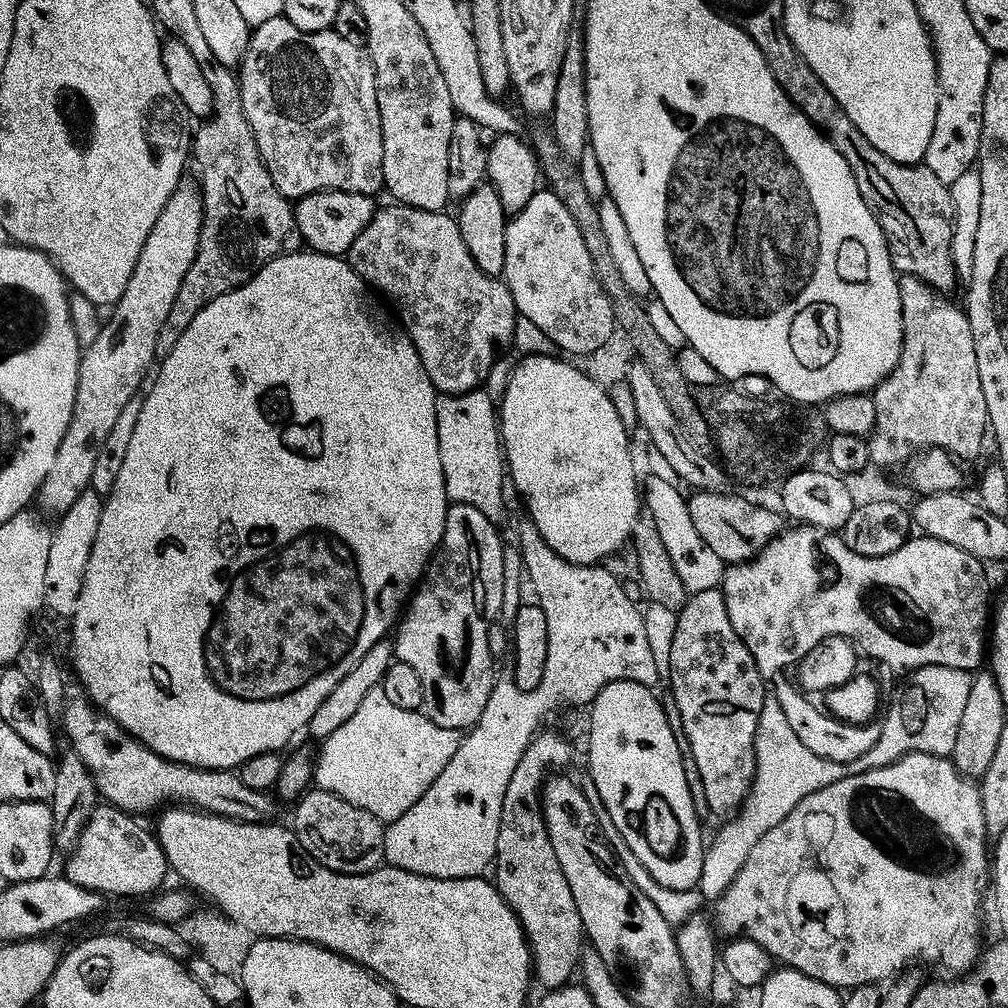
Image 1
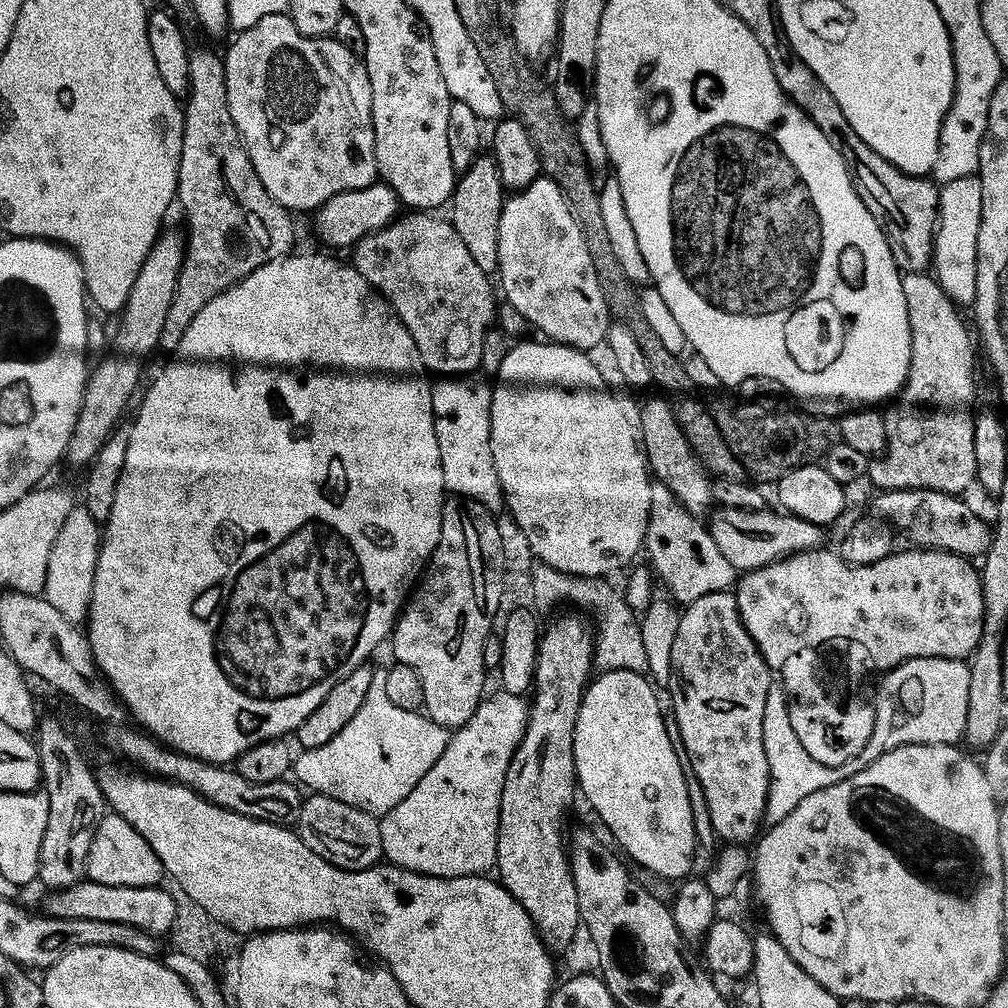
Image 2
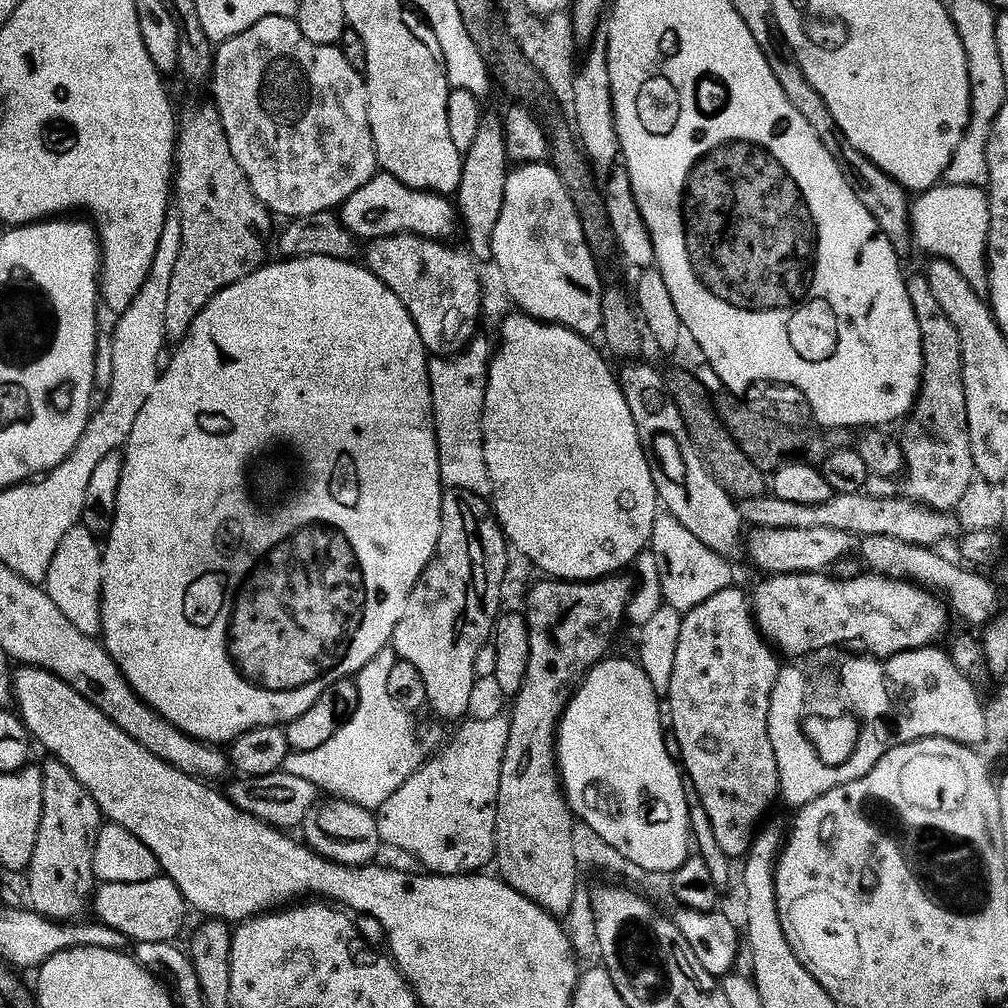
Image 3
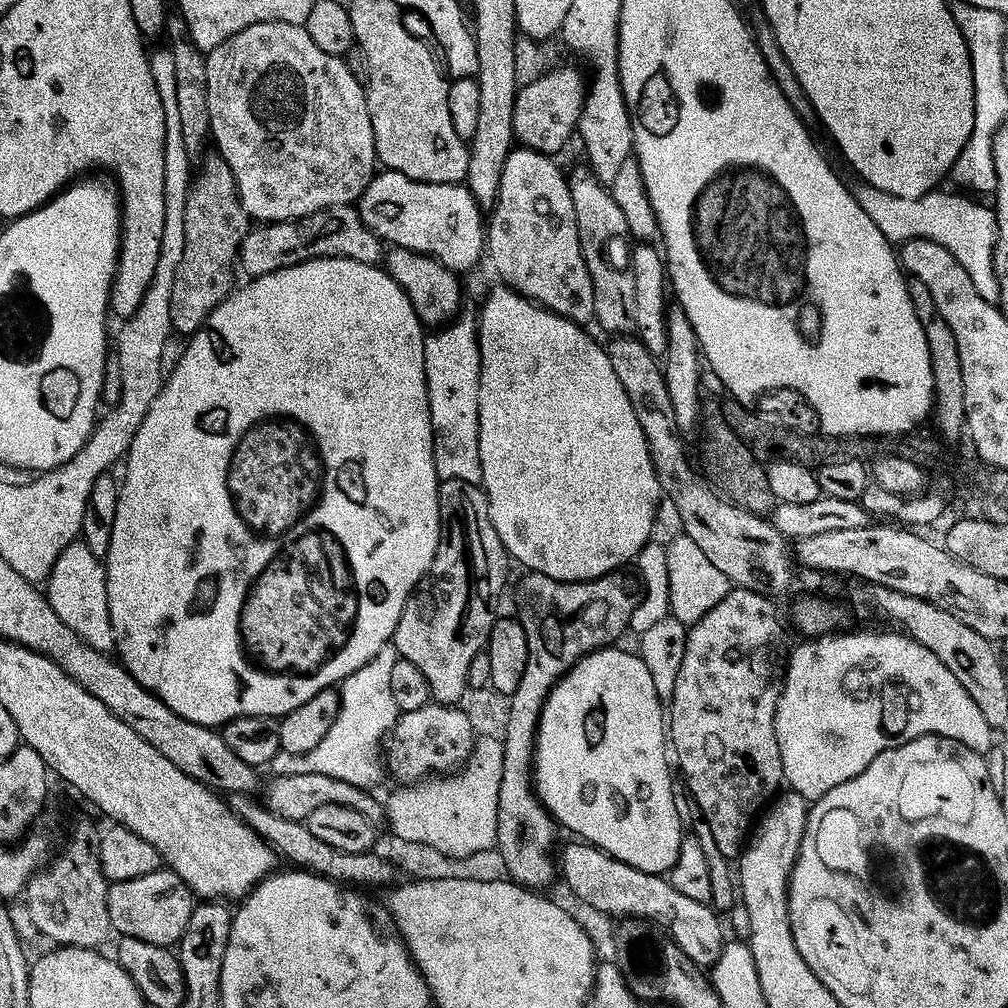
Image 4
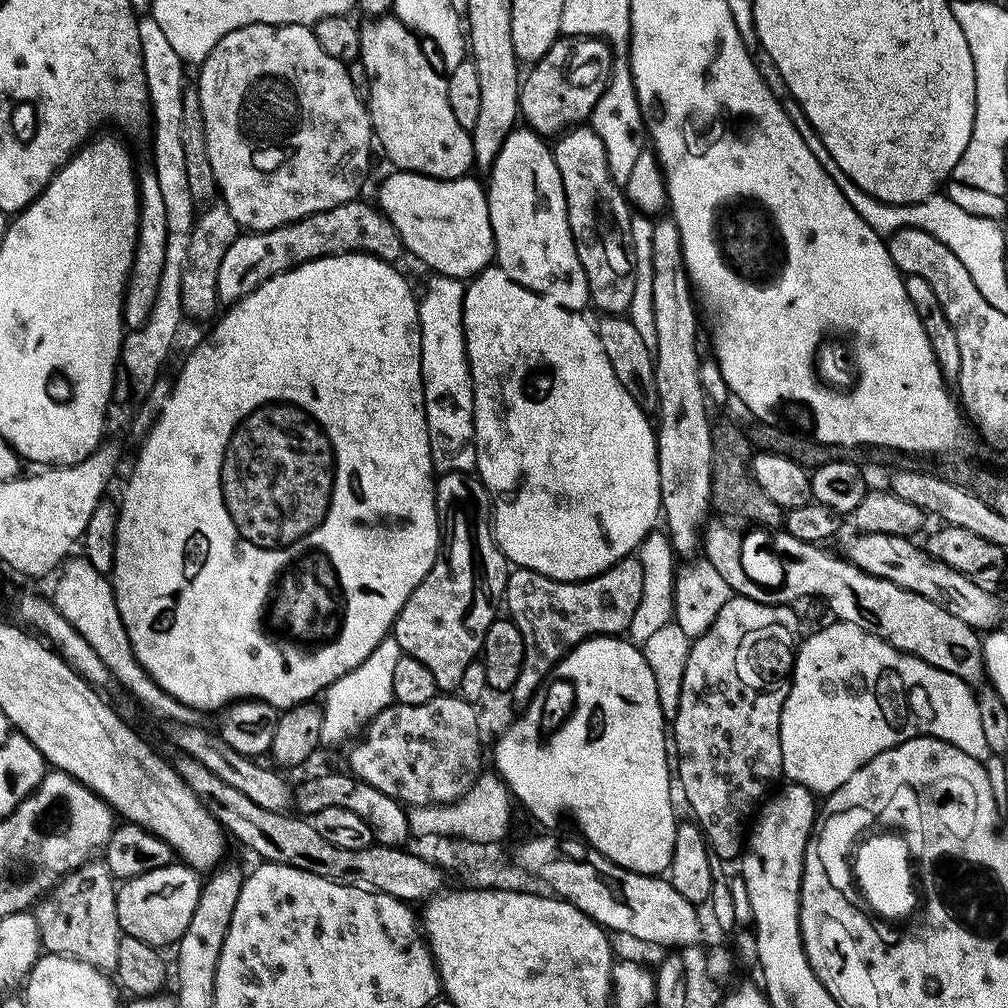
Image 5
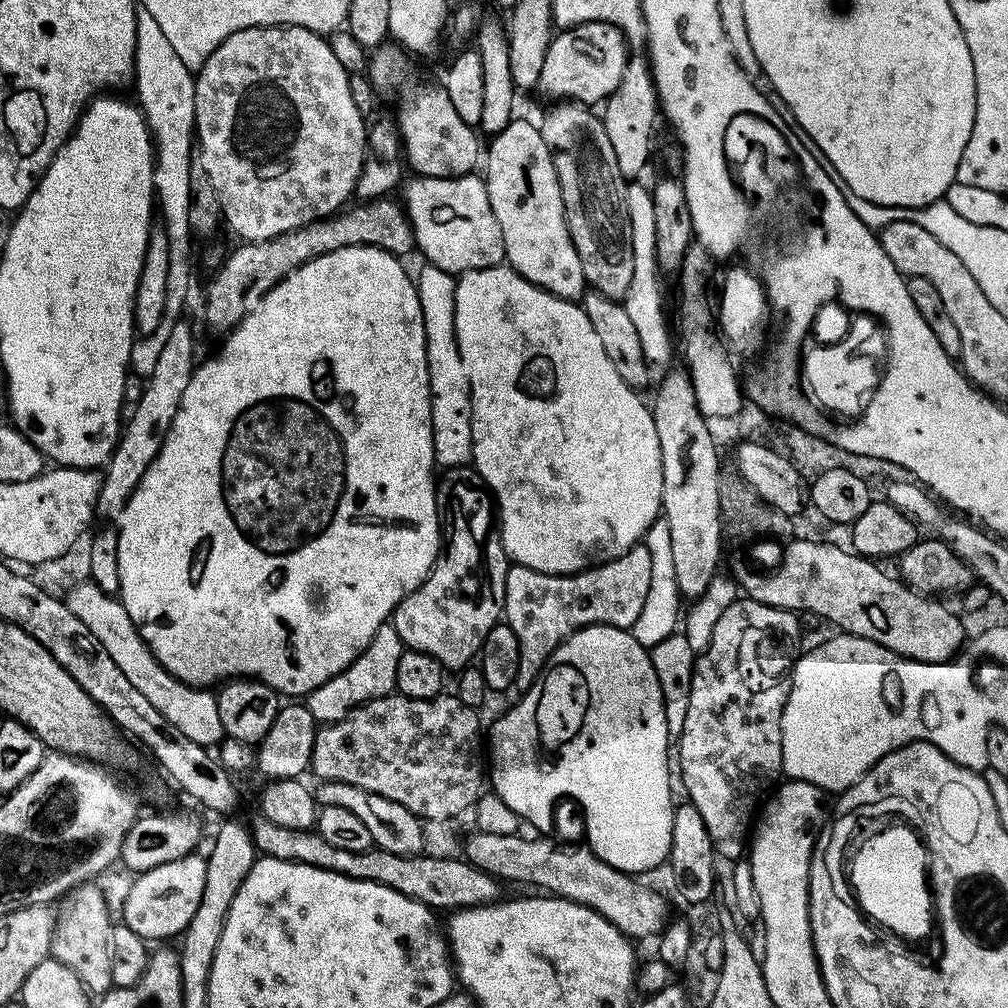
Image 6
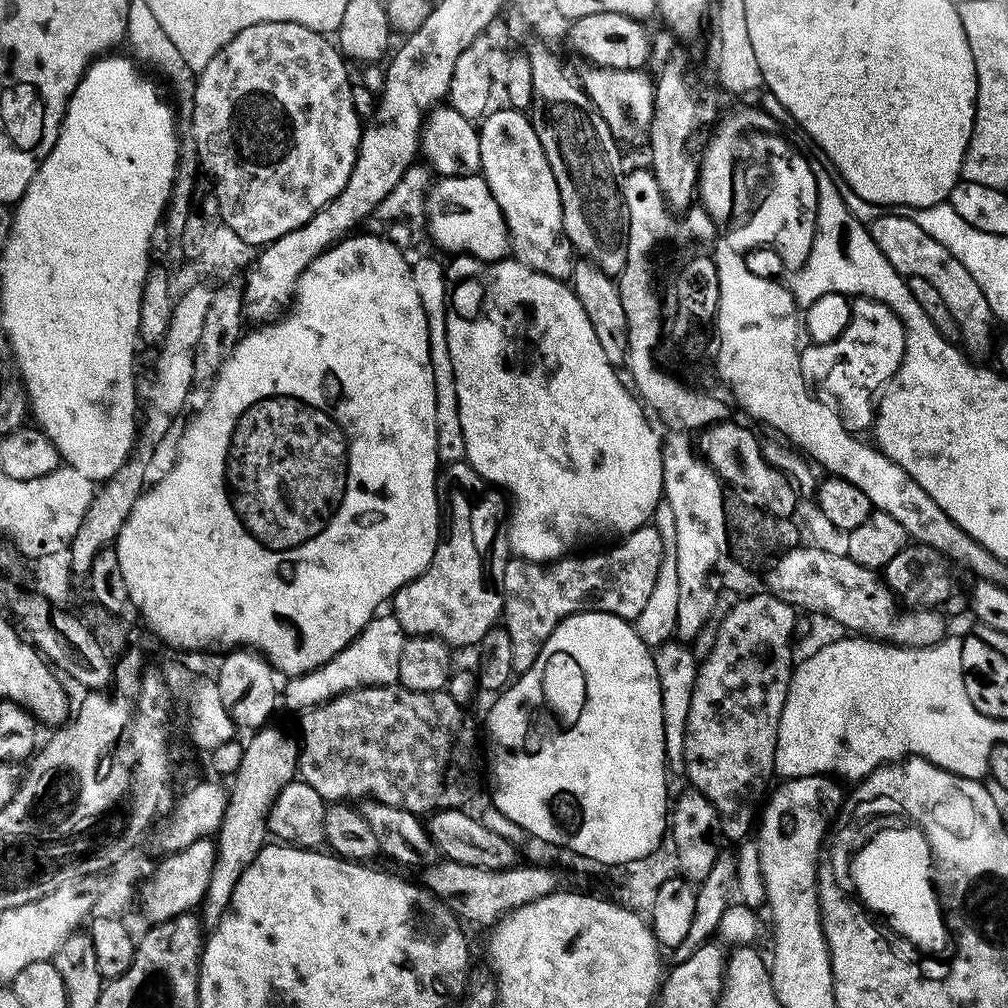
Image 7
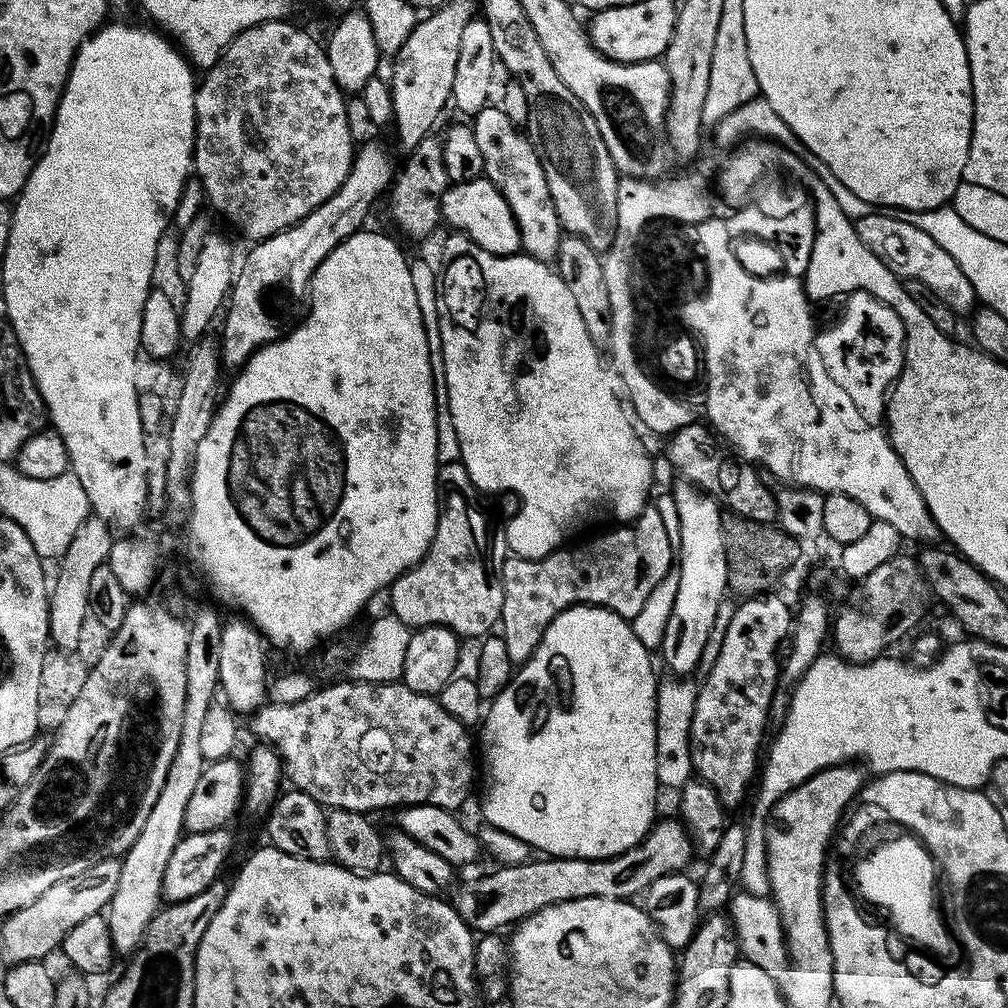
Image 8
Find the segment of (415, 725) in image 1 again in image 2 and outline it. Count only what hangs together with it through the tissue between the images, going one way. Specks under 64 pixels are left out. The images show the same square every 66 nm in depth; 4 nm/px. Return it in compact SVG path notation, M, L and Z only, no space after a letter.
M376 670L372 674L370 691L366 693L366 702L358 706L358 714L354 714L354 718L350 718L350 722L346 722L346 726L326 742L326 746L301 751L294 760L294 776L305 789L312 788L308 790L313 793L338 798L338 802L346 802L363 812L383 814L398 806L398 802L402 802L418 782L422 782L422 776L438 762L438 758L442 758L449 735L449 729L431 720L427 714L394 706L386 695L386 671Z

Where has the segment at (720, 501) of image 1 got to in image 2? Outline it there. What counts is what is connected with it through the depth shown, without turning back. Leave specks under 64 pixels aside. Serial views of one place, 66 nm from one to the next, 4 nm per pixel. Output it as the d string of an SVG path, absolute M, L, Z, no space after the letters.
M720 506L711 513L710 531L714 543L737 573L752 572L755 568L773 564L775 560L784 560L796 552L808 552L825 543L825 529L821 525L806 522L780 510L768 511L747 512L741 508Z

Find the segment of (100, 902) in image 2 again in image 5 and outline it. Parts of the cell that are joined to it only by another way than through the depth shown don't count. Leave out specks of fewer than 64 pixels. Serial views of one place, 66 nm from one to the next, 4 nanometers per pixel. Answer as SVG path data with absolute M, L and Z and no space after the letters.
M173 862L158 870L150 870L141 876L123 881L116 889L116 913L121 933L157 950L175 945L186 934L194 906L198 906L198 894L202 880L195 868L183 862Z

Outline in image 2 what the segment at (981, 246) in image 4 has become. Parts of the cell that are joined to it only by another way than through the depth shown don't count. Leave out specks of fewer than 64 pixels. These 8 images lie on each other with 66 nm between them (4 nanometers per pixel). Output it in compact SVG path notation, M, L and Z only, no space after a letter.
M976 176L954 178L940 188L940 211L932 242L934 275L953 303L971 305L976 298L976 239L982 218L982 186Z

